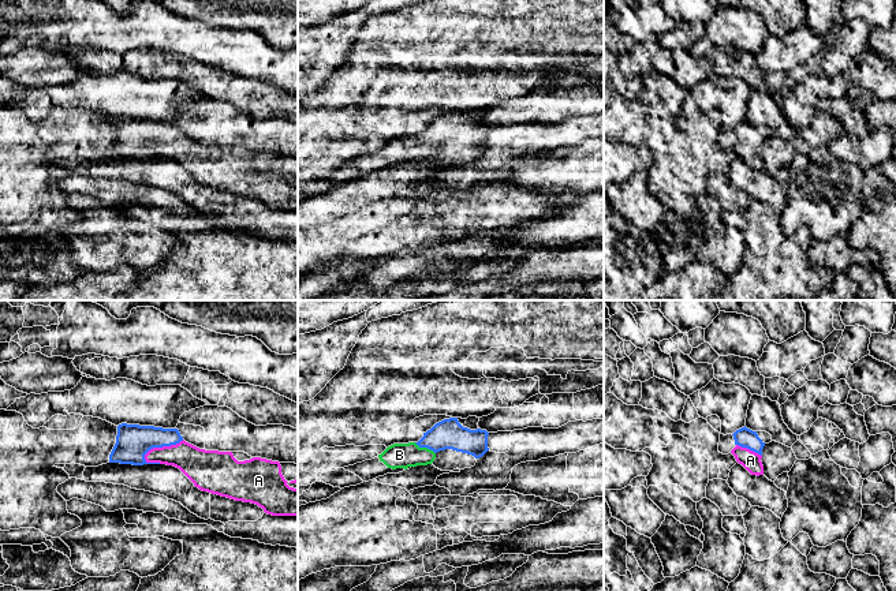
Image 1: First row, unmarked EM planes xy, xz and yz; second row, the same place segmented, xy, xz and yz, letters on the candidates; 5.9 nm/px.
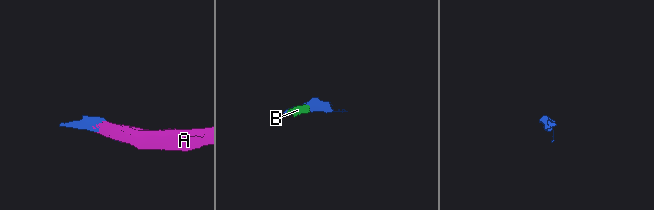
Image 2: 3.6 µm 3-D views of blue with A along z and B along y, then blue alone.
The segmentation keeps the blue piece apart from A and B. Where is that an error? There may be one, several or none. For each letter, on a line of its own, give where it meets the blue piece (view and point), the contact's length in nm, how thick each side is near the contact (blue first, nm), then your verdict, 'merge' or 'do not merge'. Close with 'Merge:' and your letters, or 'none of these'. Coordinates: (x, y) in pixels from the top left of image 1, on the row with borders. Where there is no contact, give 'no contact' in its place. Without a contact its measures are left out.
A: contact xy (160, 447); length 260 nm; calibres 200 and 190 nm; merge
B: contact xz (425, 447); length 140 nm; calibres 180 and 140 nm; merge
Merge: A, B

